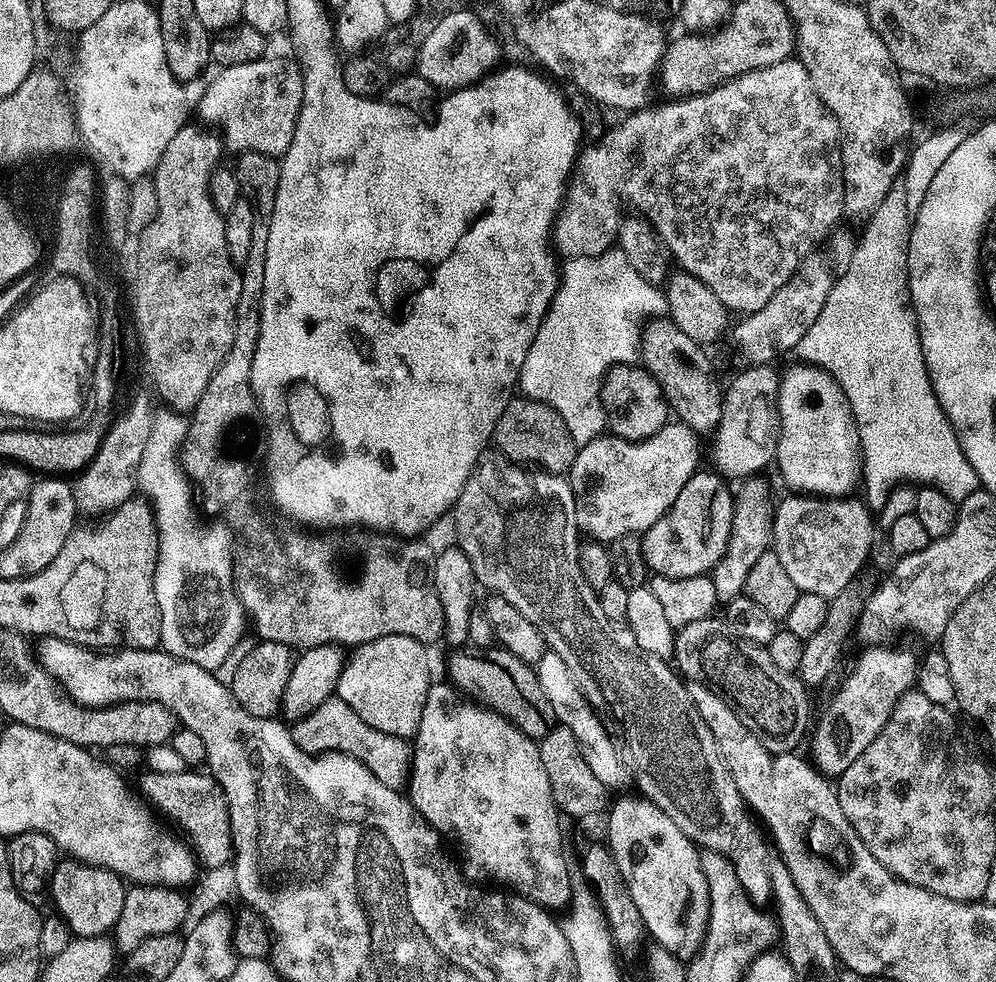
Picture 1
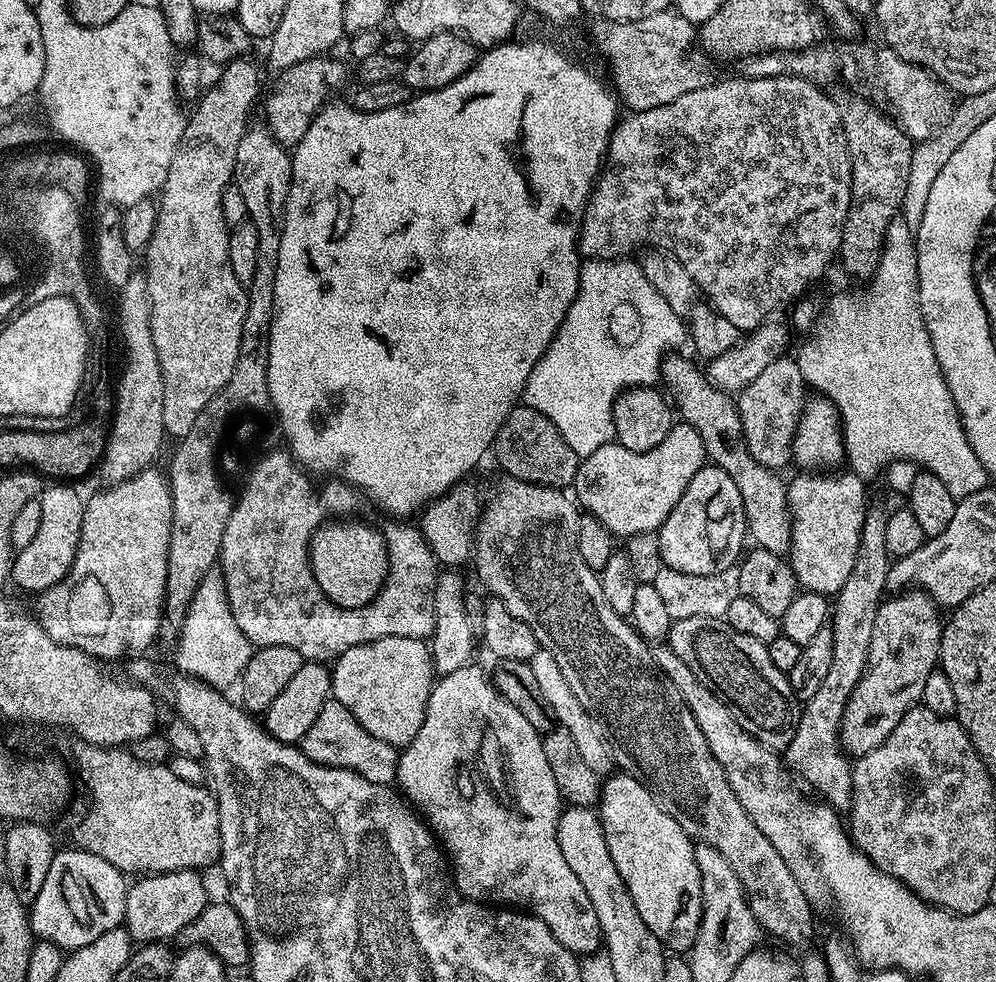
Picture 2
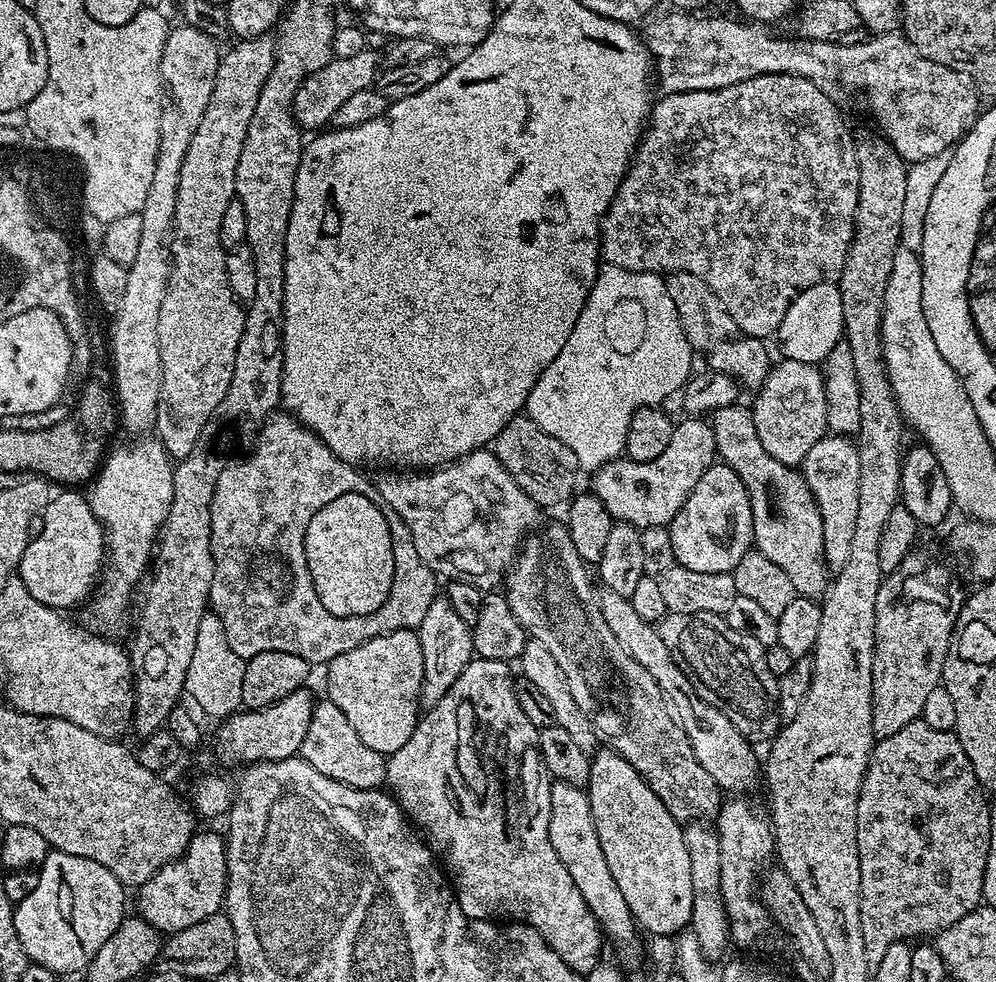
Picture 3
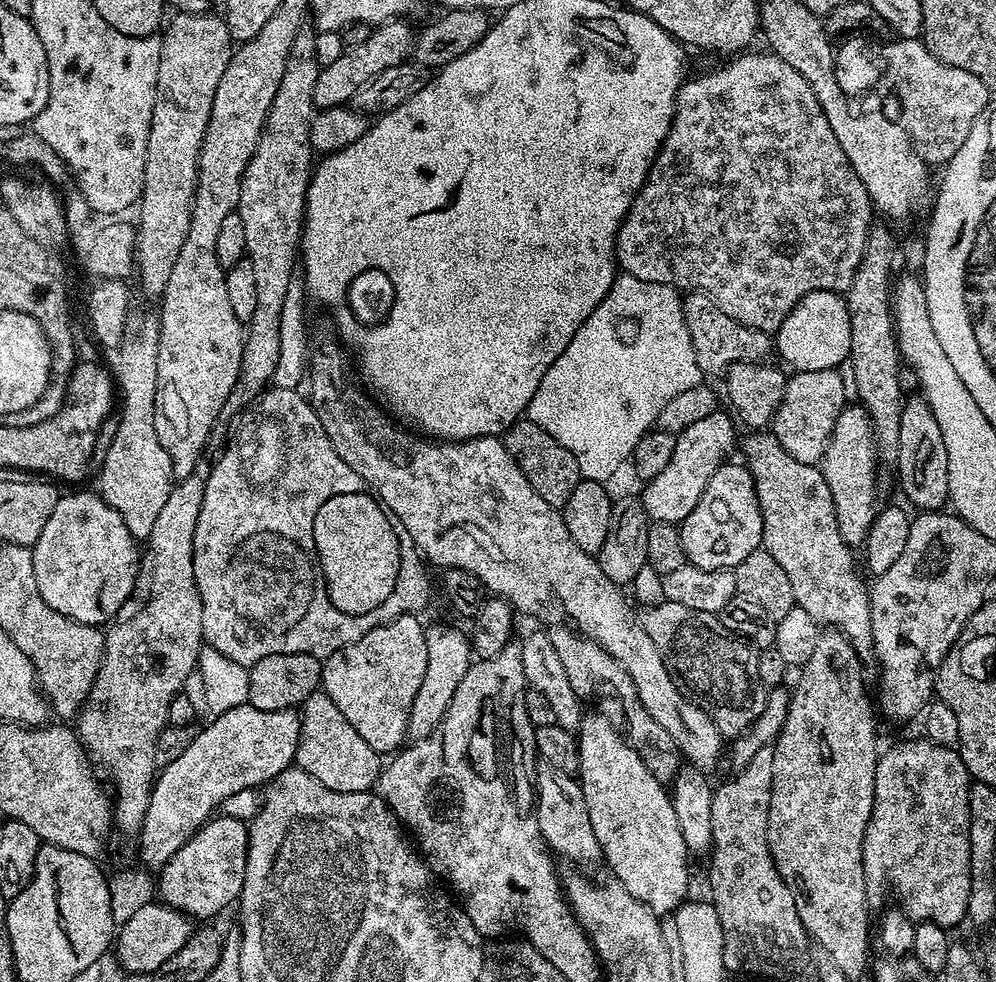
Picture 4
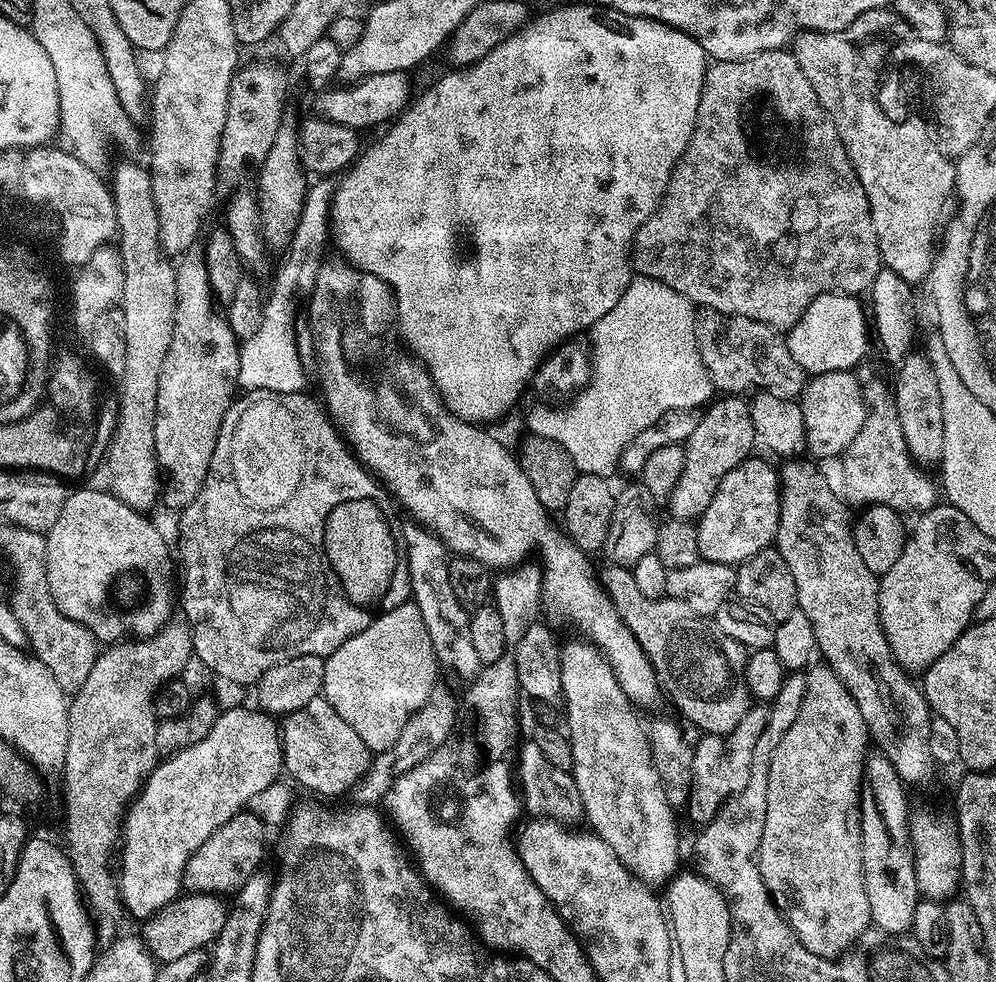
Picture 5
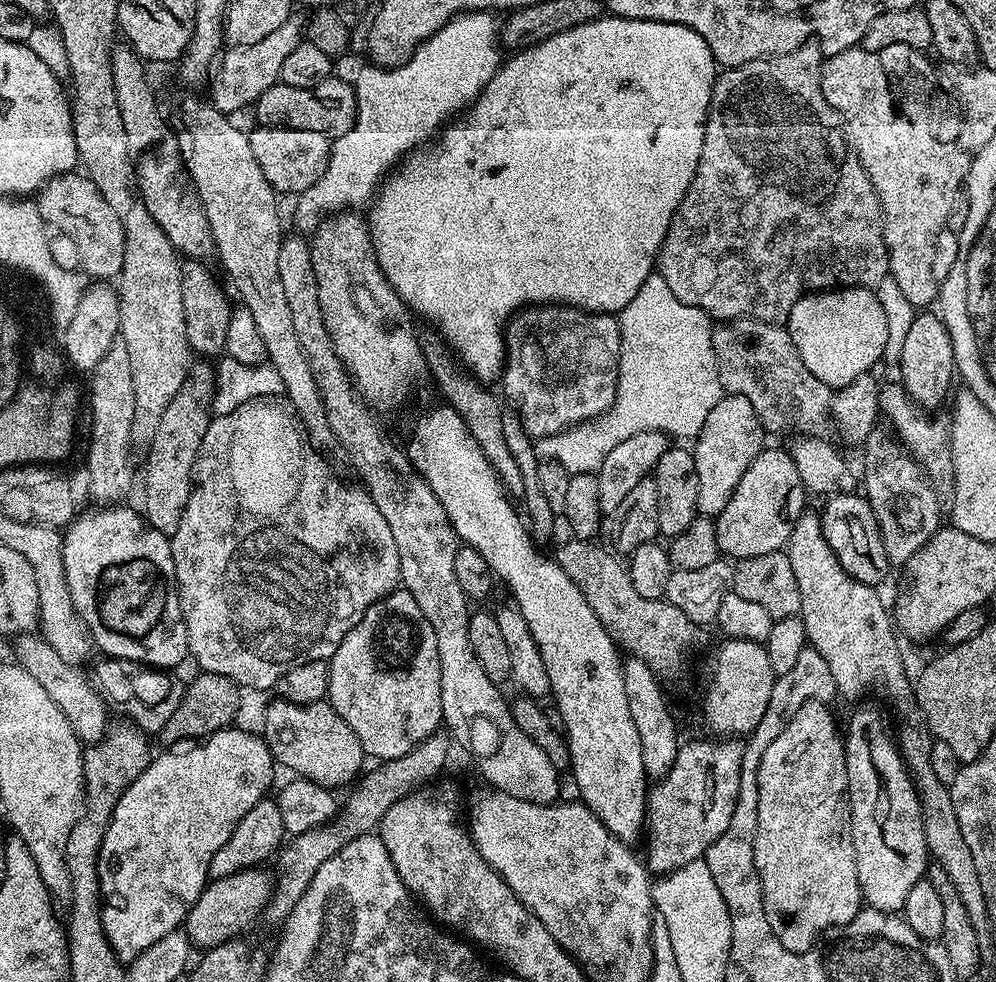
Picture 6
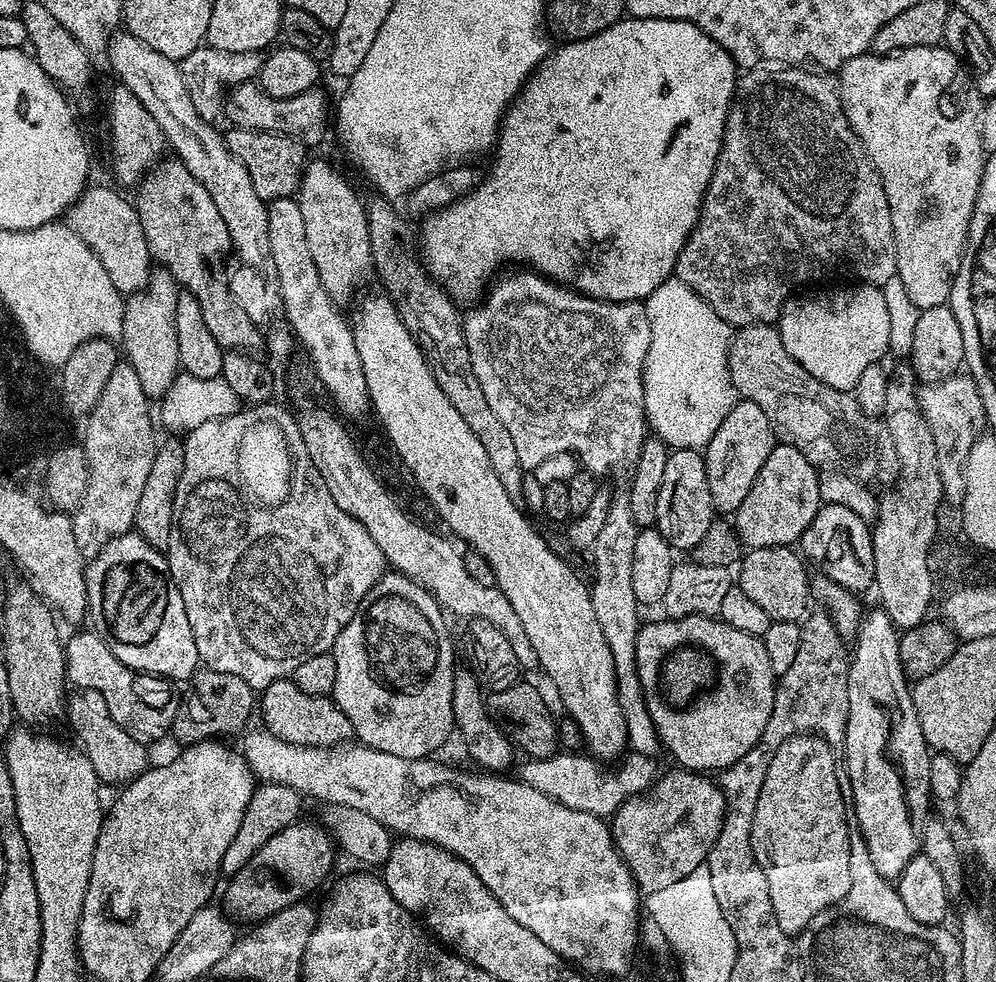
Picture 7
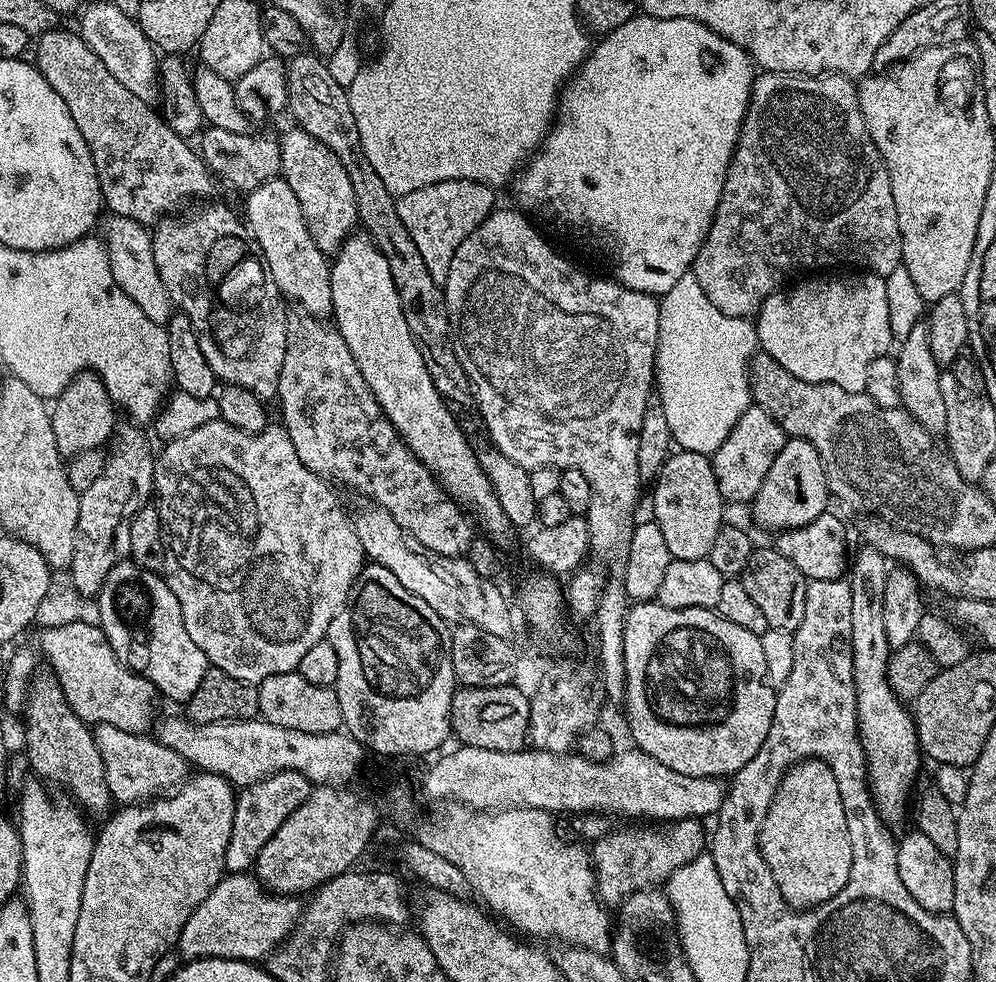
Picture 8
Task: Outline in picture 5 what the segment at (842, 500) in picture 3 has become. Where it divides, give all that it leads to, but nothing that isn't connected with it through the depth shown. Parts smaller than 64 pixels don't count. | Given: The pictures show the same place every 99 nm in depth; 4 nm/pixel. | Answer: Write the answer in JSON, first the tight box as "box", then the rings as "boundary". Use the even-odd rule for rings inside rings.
{"box":[842,379,938,514],"boundary":[[[865,379],[862,384],[864,390],[864,404],[868,408],[868,416],[862,422],[862,430],[858,430],[858,438],[854,438],[854,442],[850,442],[850,446],[846,451],[844,451],[842,457],[842,463],[844,463],[844,492],[842,488],[842,496],[845,501],[849,500],[852,504],[860,504],[859,506],[867,506],[870,504],[888,504],[891,508],[895,508],[897,512],[901,514],[907,514],[907,512],[912,512],[911,514],[927,512],[928,509],[936,507],[938,503],[938,497],[936,497],[936,492],[938,496],[938,488],[932,485],[932,480],[927,476],[927,471],[921,470],[916,461],[913,460],[912,456],[908,452],[908,447],[906,446],[906,438],[902,438],[902,426],[898,426],[898,410],[896,409],[896,398],[895,395],[880,380],[867,380]]]}

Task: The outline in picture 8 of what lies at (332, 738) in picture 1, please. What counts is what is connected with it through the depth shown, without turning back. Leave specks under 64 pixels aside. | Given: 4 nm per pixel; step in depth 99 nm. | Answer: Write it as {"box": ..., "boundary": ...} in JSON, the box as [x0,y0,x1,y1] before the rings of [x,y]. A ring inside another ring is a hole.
{"box":[258,670,344,734],"boundary":[[[299,670],[270,674],[258,686],[260,716],[274,726],[286,726],[286,730],[300,730],[302,734],[330,734],[341,731],[344,719],[342,706],[338,706],[335,687],[314,686],[306,682]]]}

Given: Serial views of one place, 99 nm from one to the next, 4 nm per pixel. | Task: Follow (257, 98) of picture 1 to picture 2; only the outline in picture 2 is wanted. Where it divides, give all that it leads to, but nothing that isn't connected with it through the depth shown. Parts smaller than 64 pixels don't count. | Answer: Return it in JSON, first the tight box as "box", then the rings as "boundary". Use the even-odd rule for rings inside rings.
{"box":[264,58,344,146],"boundary":[[[317,58],[298,62],[294,66],[283,69],[264,104],[264,116],[269,133],[277,144],[295,146],[306,134],[310,122],[316,113],[324,107],[328,92],[328,84],[340,84],[344,80],[344,68],[332,58]]]}

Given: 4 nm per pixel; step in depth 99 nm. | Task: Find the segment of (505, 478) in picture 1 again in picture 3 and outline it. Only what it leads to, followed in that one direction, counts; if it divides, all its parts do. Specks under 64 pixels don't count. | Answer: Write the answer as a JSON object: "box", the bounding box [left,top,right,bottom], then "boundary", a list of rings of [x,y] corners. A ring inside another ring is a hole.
{"box":[506,523,722,822],"boundary":[[[563,523],[552,524],[541,530],[537,536],[529,535],[523,541],[520,556],[515,557],[508,576],[506,595],[510,602],[510,610],[514,610],[514,618],[524,627],[531,639],[543,642],[546,650],[554,654],[558,666],[562,666],[562,674],[566,674],[570,694],[574,694],[574,702],[586,718],[595,726],[609,749],[617,752],[640,777],[658,794],[658,798],[670,810],[674,819],[681,822],[708,822],[720,815],[722,789],[710,778],[705,767],[701,766],[687,732],[679,719],[668,709],[669,701],[658,686],[658,682],[628,653],[614,638],[610,626],[606,626],[606,618],[602,618],[600,597],[597,589],[592,589],[592,580],[588,577],[589,565],[578,558],[578,550],[574,550],[574,542],[570,542],[570,534]]]}

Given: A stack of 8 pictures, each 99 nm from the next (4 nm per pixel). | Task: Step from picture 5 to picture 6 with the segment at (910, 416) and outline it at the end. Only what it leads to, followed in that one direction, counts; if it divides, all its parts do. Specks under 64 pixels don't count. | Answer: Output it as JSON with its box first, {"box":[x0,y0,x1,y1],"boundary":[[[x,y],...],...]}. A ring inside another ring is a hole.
{"box":[898,310,957,410],"boundary":[[[932,310],[917,311],[911,323],[907,337],[903,341],[902,358],[898,365],[899,379],[902,381],[904,391],[908,393],[915,404],[925,410],[933,410],[944,399],[949,399],[952,388],[952,376],[957,375],[956,359],[954,358],[955,346],[950,342],[948,326]]]}

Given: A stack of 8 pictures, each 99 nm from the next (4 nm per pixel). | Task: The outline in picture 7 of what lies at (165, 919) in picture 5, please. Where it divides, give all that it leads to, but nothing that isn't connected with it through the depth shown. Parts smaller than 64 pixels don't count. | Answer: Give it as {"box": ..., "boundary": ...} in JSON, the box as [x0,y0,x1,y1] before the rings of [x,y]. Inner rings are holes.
{"box":[223,823,338,921],"boundary":[[[304,823],[291,824],[286,830],[274,834],[274,838],[270,838],[270,842],[266,842],[266,846],[262,846],[262,850],[258,850],[258,854],[254,854],[254,858],[227,881],[223,907],[237,921],[266,920],[278,914],[278,910],[286,910],[286,906],[301,903],[327,878],[338,855],[337,845],[329,831],[319,823]]]}

